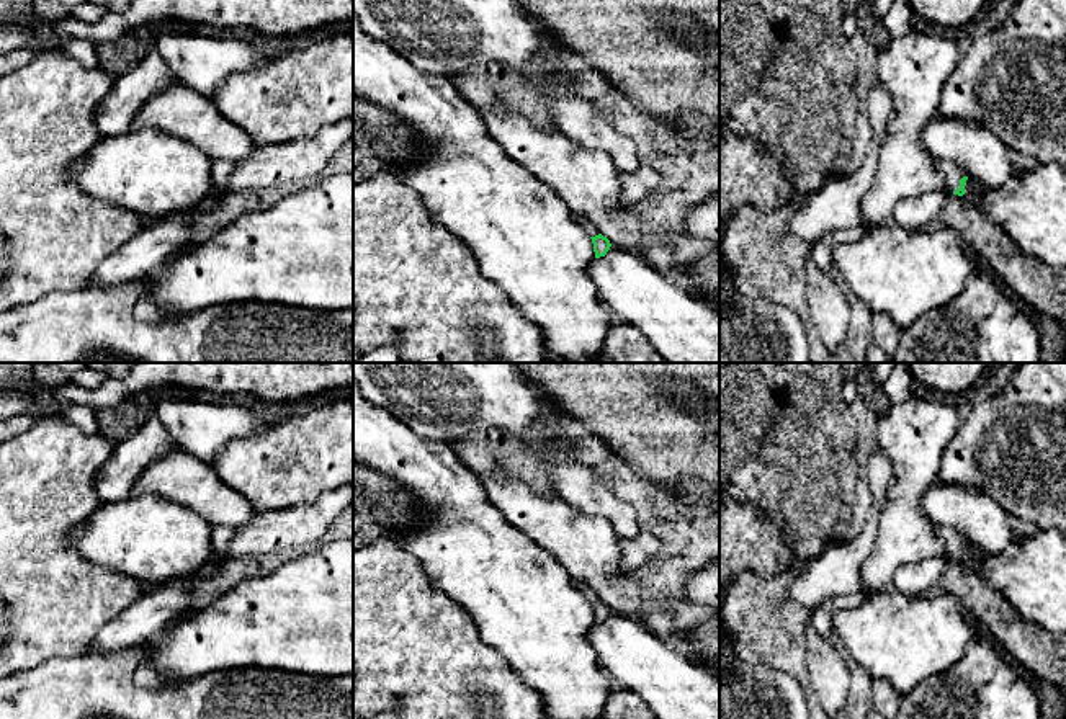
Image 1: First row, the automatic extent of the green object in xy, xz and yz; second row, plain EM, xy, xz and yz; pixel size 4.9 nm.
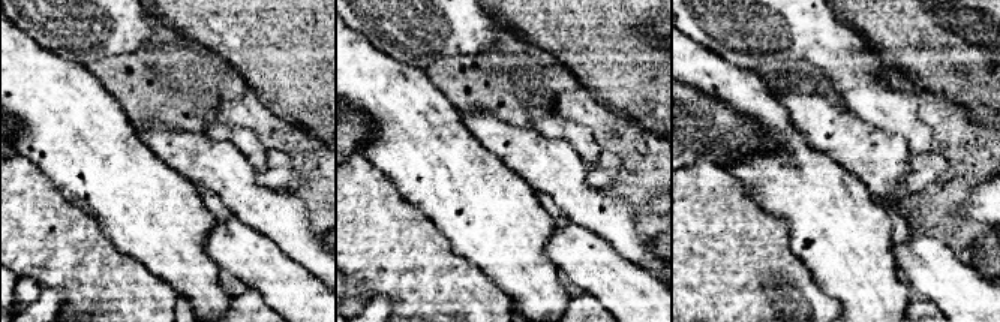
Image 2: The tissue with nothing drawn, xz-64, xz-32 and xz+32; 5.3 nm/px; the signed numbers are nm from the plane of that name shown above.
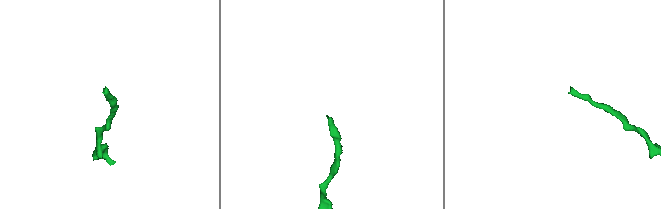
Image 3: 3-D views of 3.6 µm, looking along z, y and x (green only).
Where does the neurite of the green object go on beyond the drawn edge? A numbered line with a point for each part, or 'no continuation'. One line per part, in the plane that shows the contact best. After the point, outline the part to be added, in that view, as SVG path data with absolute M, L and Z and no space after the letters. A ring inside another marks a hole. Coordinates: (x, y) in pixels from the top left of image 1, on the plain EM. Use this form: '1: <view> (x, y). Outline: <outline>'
1: yz (952, 540). Outline: M935 525L935 533L945 544L947 559L956 557L960 554L960 546L966 543L960 533L942 525Z

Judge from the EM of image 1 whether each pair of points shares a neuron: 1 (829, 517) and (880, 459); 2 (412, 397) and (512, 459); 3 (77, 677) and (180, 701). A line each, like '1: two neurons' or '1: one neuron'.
1: two neurons
2: two neurons
3: one neuron

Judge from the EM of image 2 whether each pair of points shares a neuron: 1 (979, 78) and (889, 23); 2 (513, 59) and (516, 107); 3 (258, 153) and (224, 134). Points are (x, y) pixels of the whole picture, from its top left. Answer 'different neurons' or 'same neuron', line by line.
1: same neuron
2: same neuron
3: same neuron

